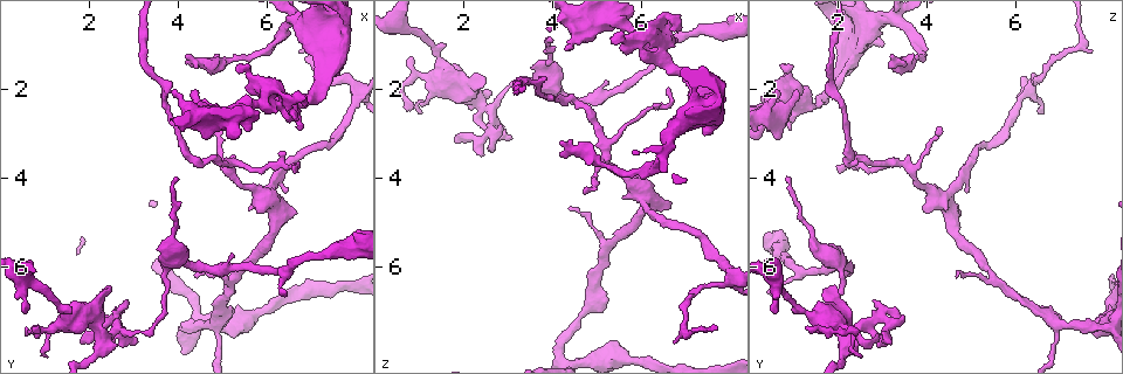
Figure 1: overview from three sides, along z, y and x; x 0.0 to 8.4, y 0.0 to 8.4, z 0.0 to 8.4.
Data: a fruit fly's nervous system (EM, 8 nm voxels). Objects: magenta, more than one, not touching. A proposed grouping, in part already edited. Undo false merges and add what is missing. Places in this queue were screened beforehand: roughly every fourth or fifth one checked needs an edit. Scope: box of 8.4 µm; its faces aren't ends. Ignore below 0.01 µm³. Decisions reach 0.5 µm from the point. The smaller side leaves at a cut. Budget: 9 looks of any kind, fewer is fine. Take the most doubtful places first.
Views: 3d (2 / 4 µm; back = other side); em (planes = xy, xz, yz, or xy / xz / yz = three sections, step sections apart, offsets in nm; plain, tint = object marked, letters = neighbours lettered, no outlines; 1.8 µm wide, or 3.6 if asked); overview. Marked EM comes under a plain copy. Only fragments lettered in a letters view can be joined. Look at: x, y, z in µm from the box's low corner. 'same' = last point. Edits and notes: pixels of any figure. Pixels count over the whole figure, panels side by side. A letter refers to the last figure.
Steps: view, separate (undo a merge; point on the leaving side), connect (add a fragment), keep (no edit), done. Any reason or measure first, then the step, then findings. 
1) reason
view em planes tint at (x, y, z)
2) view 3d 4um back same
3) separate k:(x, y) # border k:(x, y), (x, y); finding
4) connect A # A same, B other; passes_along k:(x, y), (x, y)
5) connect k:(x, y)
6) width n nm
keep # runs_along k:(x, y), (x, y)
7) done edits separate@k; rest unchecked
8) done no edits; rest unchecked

view 3d 2um at (2.60, 7.40, 2.45)

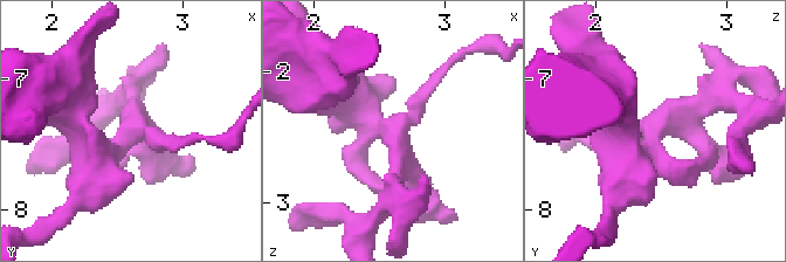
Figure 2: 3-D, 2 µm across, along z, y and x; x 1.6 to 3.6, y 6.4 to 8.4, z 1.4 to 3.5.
view em planes letters at (2.62, 7.40, 2.44)

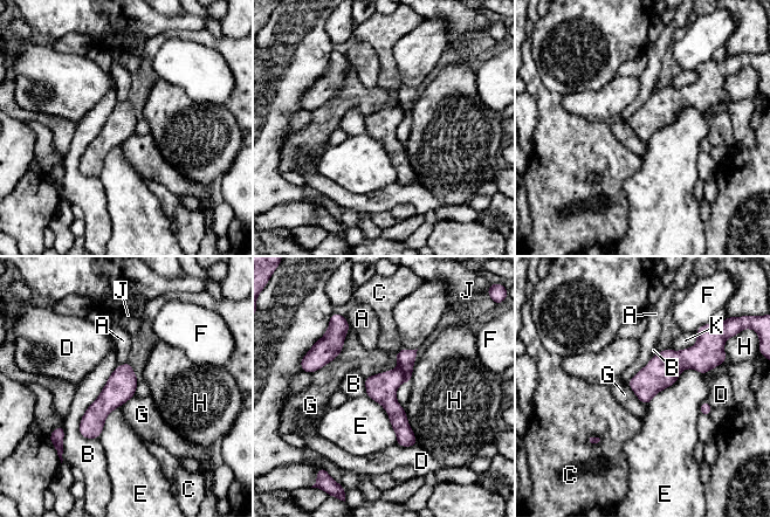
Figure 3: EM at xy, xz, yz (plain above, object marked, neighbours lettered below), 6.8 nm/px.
longest_contact B 550 nm
separate 3:(405, 358) # A other, B other, C other, D other, E other, F other, G other, H other, J other, K other; two neurons meet here

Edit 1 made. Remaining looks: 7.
two arms at a narrow angle
view 3d 4um back at (6.45, 2.40, 1.05)

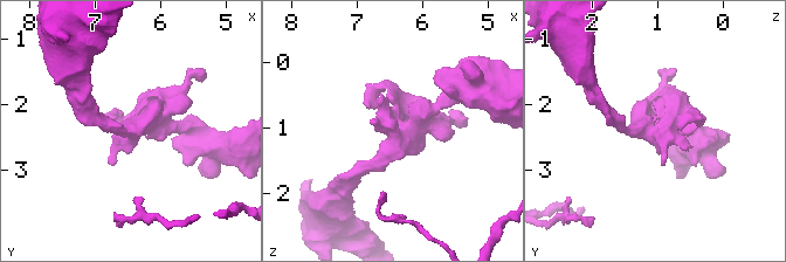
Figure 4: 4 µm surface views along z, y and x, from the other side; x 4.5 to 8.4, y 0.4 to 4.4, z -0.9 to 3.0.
now the EM
view em xz step 4 tint at (6.40, 2.35, 1.05)

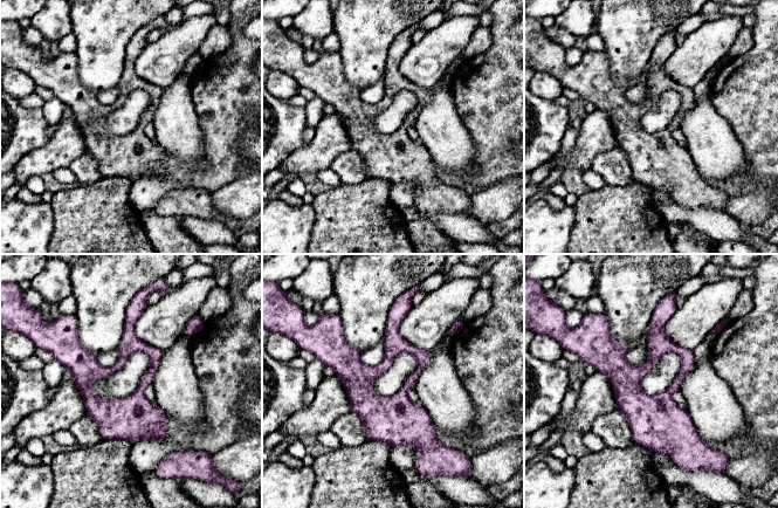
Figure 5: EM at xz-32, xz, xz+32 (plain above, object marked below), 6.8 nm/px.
view em planes letters same

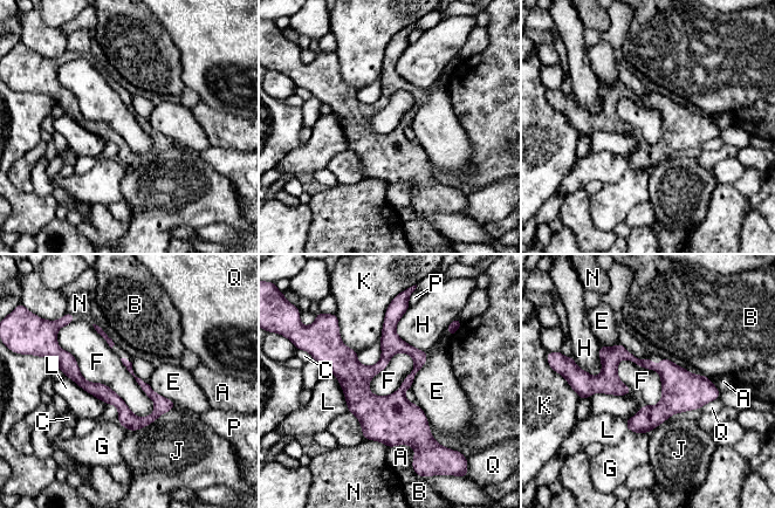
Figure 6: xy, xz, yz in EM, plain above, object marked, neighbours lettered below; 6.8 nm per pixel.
keep # A other, B other, C other, E other, F other, G other, H other, J other, K other, L other, N other, P other, Q other; runs_along 6:(388, 315), (389, 350), (364, 392), (419, 448); one neuron here

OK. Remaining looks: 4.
an open end
view 3d 2um at (4.30, 2.10, 1.10)

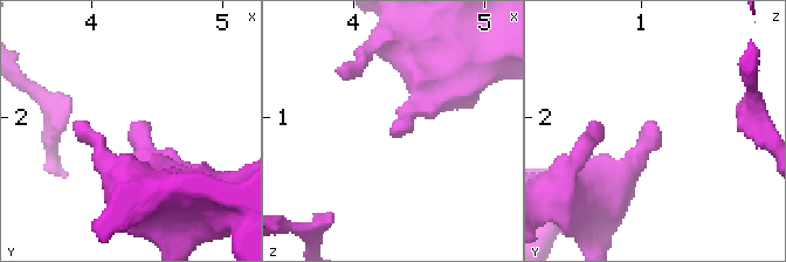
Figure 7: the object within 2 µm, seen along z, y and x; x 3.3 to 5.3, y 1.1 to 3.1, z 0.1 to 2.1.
view em 3.6um planes letters at (4.30, 2.06, 1.06)

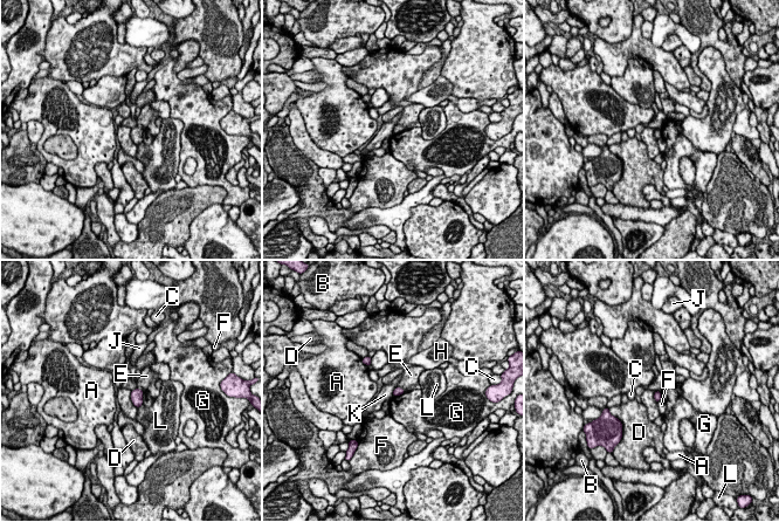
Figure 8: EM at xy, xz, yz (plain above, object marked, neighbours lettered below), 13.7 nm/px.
keep # A other, B other, C other, D other, E other, F other, G other, H other, J other, K other, L other; border 8:(130, 391), (130, 398), (136, 407); no lettered fragment goes on from it

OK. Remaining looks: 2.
calibre changes
view 3d 4um at (5.30, 1.30, 3.75)

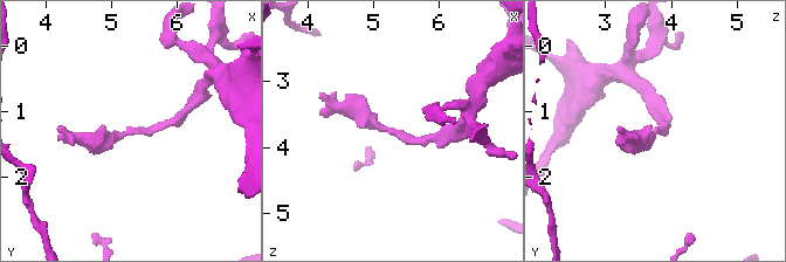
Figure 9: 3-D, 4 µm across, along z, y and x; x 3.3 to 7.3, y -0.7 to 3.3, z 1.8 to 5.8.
now the EM
view em xy step 4 letters at (5.35, 1.35, 3.75)

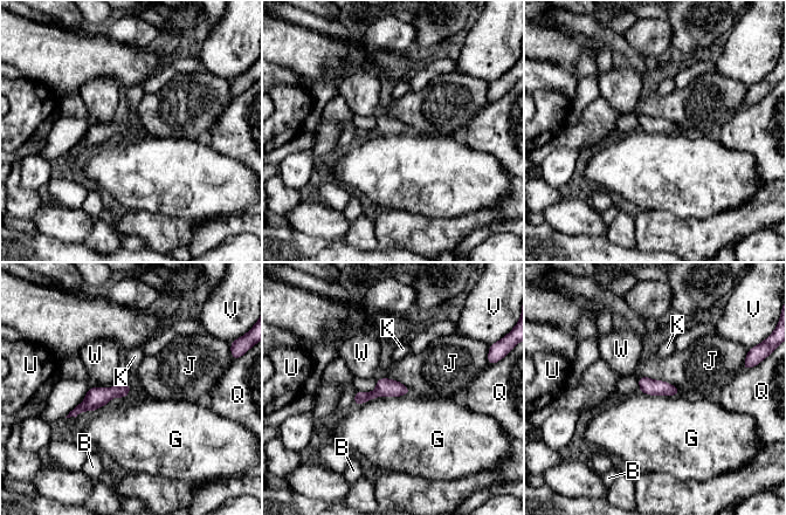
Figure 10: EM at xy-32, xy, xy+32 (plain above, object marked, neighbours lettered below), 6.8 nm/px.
keep # B other, G other, J other, K other, Q other, U other, V other, W other; runs_along 10:(126, 389), (96, 397), (73, 413); one neuron here

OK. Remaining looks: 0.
done edits separate@3; rest unchecked

